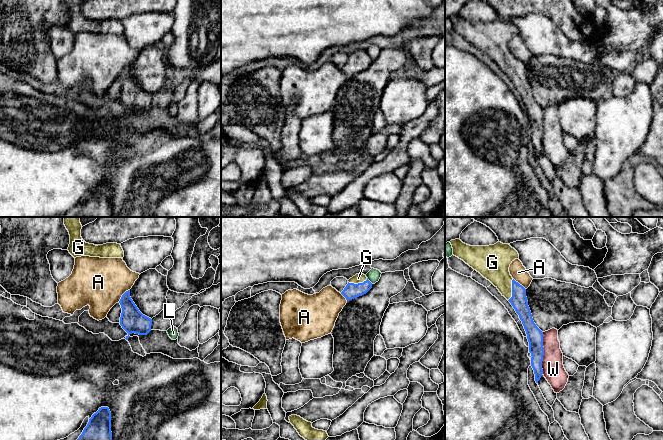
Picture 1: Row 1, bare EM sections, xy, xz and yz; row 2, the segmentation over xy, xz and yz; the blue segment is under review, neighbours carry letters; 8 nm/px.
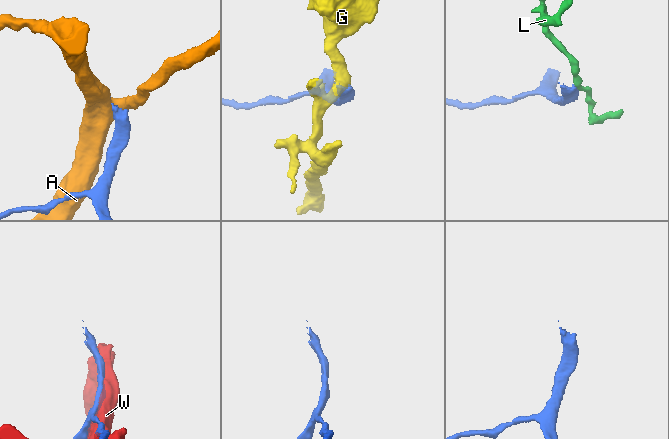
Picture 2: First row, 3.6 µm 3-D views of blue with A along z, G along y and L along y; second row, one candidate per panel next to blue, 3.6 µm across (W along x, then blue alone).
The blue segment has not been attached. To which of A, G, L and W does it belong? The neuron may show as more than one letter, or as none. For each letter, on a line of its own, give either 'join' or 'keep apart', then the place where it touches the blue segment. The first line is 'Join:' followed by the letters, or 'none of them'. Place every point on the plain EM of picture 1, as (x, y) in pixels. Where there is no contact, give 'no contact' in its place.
Join: G
A: keep apart | xy (122, 71)
G: join | yz (512, 66)
L: keep apart | xz (368, 56)
W: keep apart | yz (543, 129)

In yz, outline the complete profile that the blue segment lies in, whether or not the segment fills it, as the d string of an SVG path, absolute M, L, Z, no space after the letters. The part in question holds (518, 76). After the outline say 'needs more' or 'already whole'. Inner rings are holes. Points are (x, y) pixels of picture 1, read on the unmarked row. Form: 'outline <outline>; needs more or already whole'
outline M460 15L450 17L453 31L489 56L513 82L524 102L531 129L531 142L535 157L540 156L544 131L543 108L533 97L526 65L516 58L509 48L510 40L519 34L518 28L509 20L497 18L489 22L470 22Z; needs more

